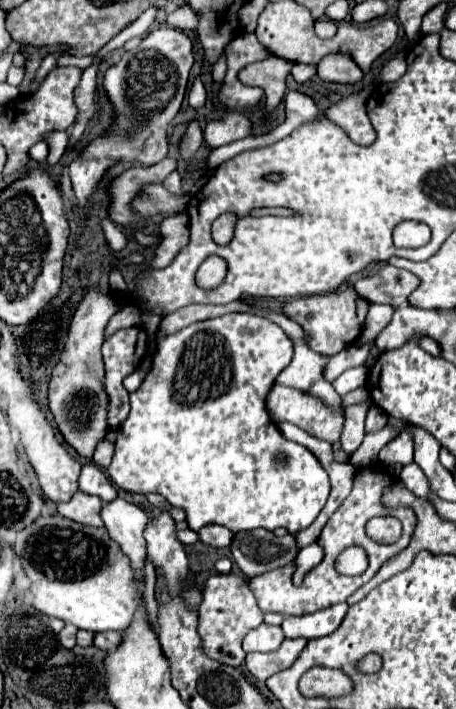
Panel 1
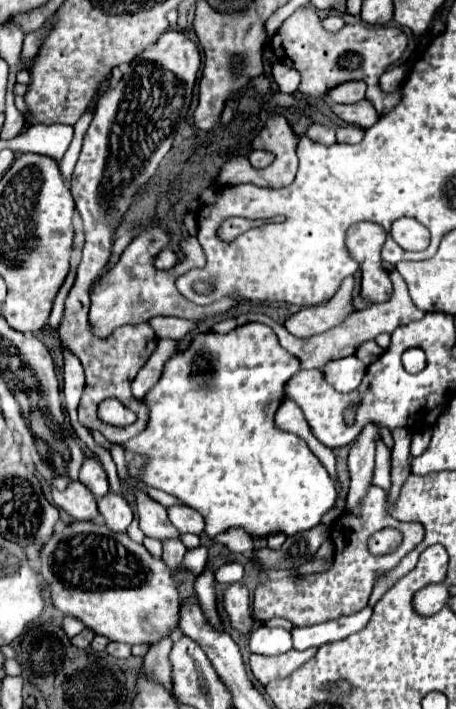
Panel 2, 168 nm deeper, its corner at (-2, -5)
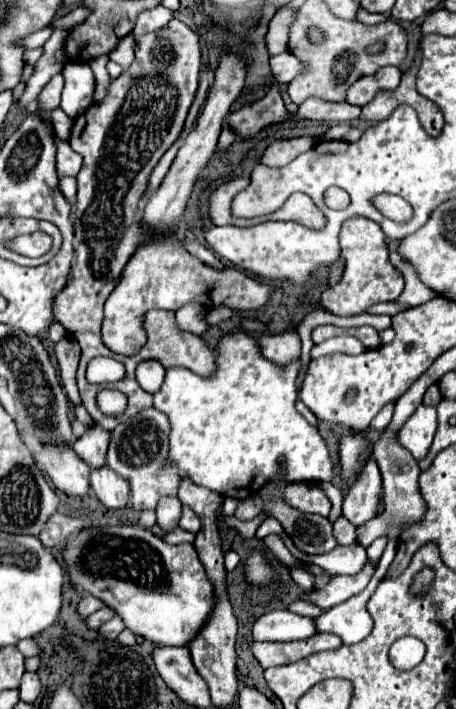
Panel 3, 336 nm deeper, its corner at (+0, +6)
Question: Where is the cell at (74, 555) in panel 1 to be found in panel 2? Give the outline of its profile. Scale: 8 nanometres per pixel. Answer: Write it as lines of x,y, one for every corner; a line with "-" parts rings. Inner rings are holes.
79,521
45,541
39,573
51,583
55,607
65,615
81,619
97,635
127,645
155,645
165,637
175,637
179,629
181,597
175,573
187,571
197,577
205,565
205,547
187,551
177,567
168,567
164,561
161,567
160,561
127,533
109,531
105,525
93,521

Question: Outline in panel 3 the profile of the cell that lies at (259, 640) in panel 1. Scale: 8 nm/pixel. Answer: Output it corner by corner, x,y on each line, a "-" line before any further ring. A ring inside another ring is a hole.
273,610
263,614
253,624
253,640
261,642
293,642
317,634
311,618
293,612

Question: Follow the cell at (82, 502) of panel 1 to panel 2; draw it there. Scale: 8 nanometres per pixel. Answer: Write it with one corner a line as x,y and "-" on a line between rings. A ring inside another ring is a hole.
71,481
63,491
51,489
53,491
53,503
67,511
71,517
79,519
79,521
91,521
95,519
97,513
97,501
93,497
91,491
87,491
87,487
79,481

